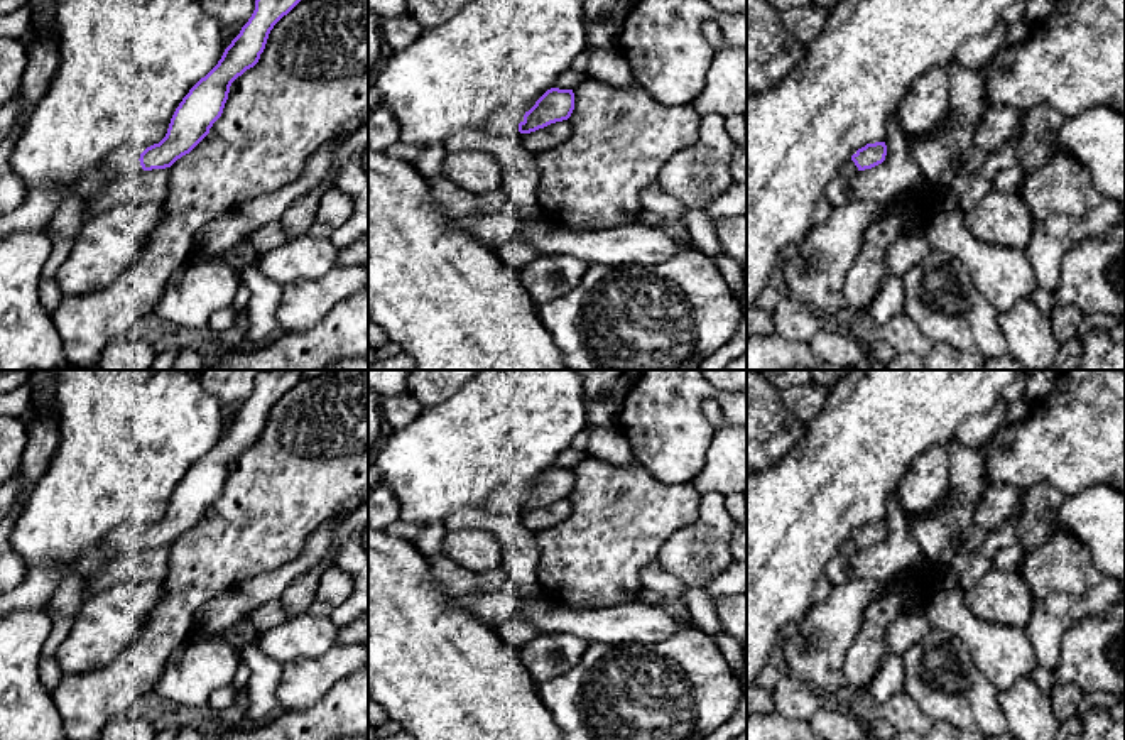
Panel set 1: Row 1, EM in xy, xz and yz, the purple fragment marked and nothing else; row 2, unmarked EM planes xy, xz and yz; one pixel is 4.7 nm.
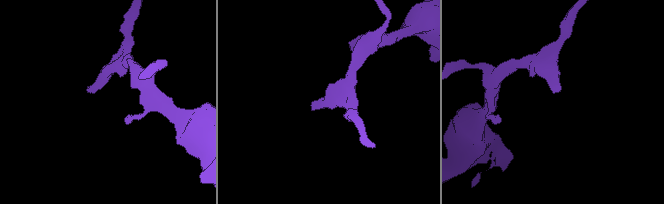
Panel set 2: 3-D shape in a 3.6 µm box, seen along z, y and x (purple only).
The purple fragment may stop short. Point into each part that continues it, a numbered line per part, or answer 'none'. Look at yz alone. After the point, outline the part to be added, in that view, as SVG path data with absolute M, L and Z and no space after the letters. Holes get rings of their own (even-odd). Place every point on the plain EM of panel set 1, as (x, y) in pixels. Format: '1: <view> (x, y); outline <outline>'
none

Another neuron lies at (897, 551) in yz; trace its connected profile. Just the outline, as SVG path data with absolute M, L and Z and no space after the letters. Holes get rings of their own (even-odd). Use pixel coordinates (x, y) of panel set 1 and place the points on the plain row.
M894 495L885 515L885 539L872 547L858 549L851 558L836 554L828 561L824 576L838 586L853 579L885 583L900 571L924 569L927 559L909 534L909 522Z

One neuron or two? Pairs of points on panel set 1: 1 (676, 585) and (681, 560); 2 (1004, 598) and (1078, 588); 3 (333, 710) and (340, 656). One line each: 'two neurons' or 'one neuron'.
1: two neurons
2: two neurons
3: two neurons

